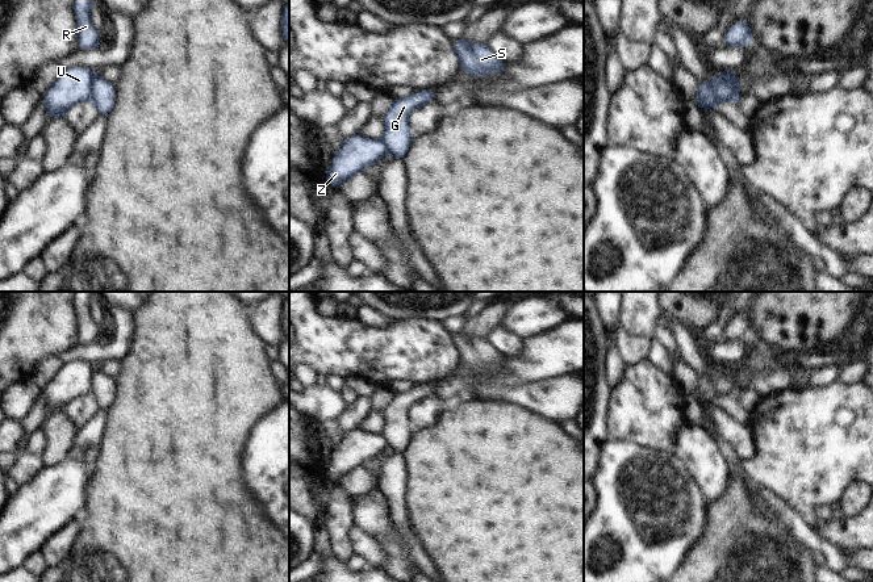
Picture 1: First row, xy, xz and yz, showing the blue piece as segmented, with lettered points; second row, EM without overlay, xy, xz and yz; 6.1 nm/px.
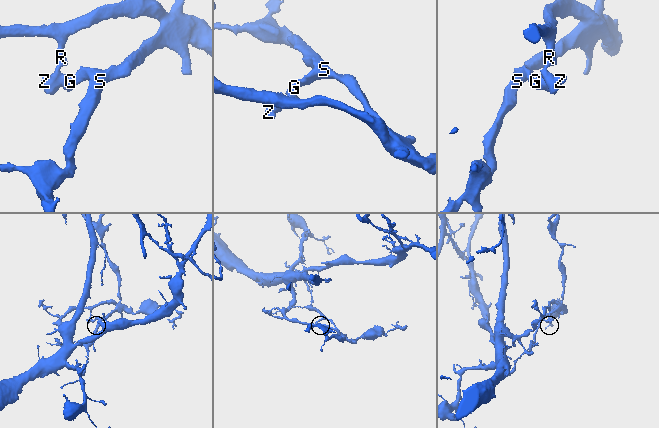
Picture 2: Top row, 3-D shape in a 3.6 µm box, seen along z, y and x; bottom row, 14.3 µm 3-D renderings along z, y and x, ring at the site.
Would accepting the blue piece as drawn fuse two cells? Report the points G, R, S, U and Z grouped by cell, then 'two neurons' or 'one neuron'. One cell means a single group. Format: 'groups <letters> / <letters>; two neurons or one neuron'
groups G S / R U Z; two neurons

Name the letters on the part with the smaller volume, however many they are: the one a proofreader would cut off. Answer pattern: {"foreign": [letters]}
{"foreign": ["G", "S"]}

